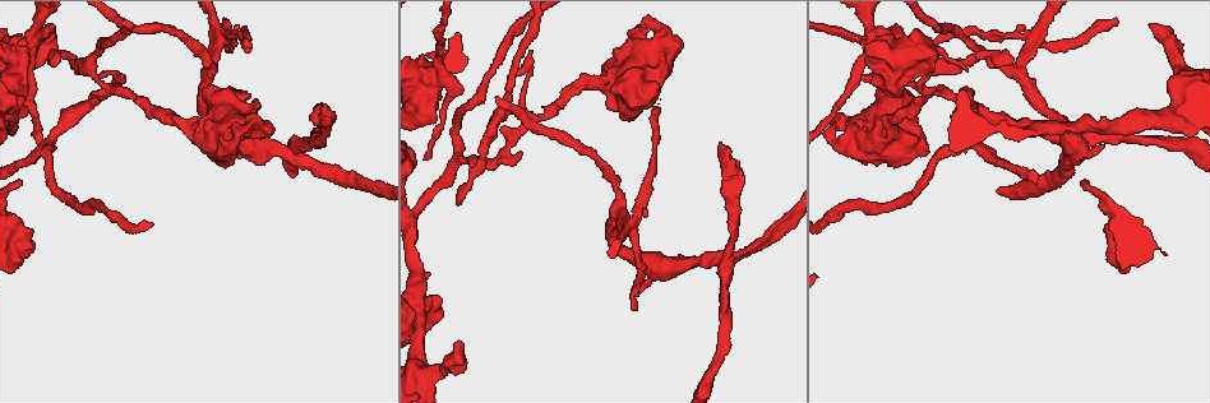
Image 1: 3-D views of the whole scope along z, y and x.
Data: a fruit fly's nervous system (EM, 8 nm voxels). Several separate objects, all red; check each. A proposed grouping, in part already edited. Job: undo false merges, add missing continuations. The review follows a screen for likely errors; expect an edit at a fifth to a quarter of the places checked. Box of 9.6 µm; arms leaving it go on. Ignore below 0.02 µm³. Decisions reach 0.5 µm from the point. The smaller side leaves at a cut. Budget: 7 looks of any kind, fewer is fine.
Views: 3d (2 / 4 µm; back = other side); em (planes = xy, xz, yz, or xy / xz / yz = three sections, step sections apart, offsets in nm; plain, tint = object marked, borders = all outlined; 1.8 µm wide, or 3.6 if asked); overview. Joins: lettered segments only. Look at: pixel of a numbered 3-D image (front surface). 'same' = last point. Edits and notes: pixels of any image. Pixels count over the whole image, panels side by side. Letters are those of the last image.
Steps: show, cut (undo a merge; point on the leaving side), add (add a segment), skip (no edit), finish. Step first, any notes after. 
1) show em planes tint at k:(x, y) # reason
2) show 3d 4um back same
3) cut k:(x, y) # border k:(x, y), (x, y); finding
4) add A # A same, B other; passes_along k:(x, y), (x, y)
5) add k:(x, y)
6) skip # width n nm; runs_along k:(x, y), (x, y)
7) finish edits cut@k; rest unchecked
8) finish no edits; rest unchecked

show 3d 2um at 1:(1080, 185) # free end

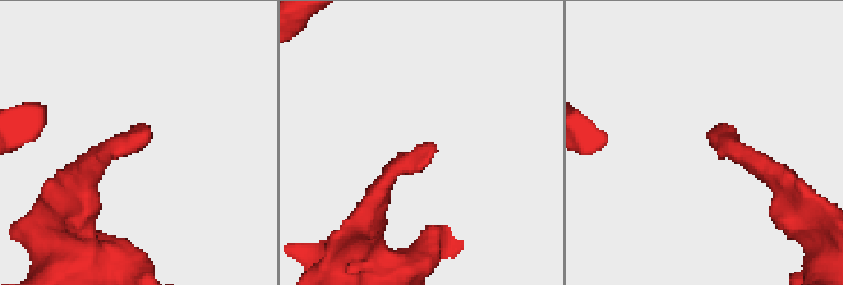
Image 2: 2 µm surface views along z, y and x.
show em planes plain at 2:(709, 134)

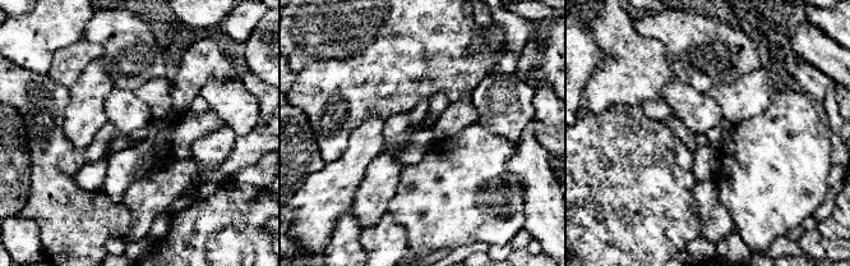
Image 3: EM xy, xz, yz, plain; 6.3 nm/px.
show em planes borders same

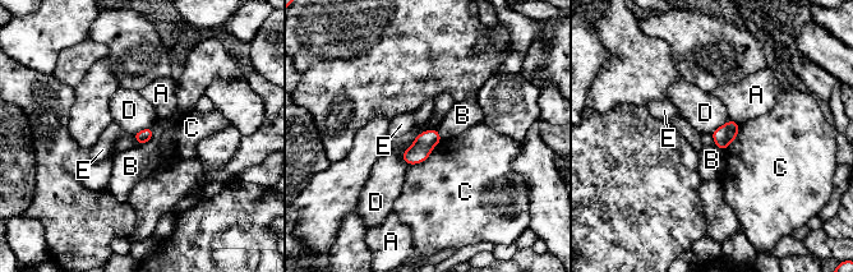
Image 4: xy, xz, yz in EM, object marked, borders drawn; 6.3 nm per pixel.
skip # A other, B other, C other, D other, E other; border 4:(425, 130), (404, 152), (405, 162); no lettered segment goes on from it

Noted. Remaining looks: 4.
show 3d 4um at 1:(625, 223) # four-way junction

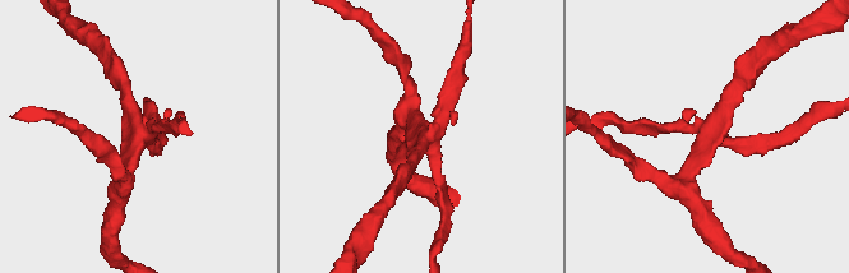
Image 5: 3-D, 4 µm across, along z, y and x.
show em planes plain at 5:(704, 143)

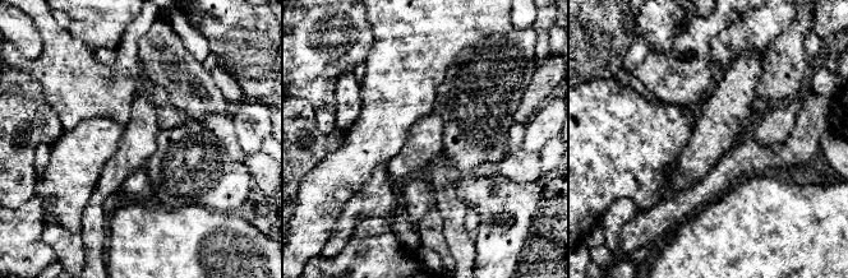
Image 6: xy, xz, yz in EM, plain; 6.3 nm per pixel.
show em planes borders same # what lies round it

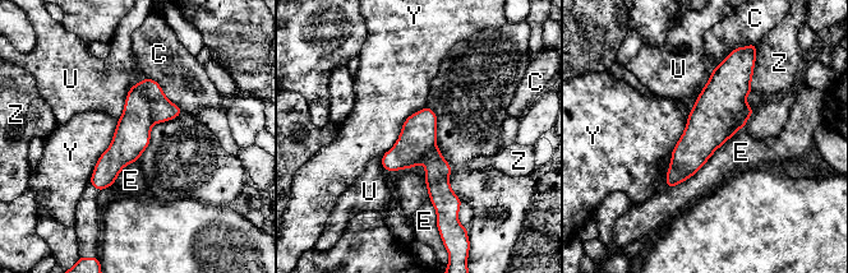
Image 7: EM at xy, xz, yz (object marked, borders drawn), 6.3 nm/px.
cut 7:(162, 110) # longest_contact E 650 nm; C other, E other, U other, Y other, Z other; border 7:(141, 81), (153, 123); two neurons meet here

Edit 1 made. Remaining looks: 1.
finish edits cut@7; rest unchecked

